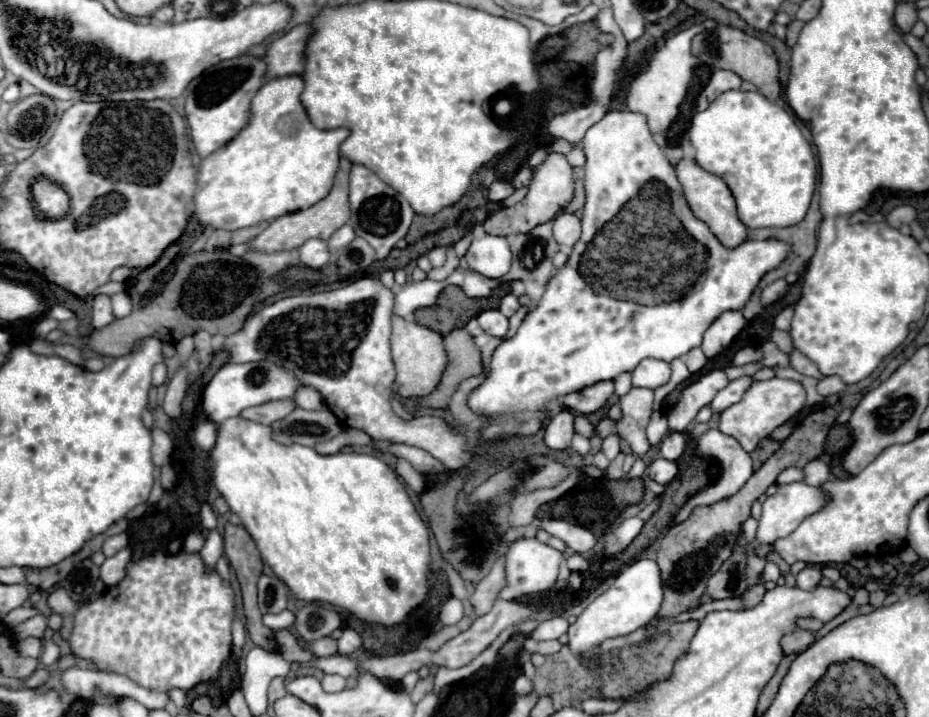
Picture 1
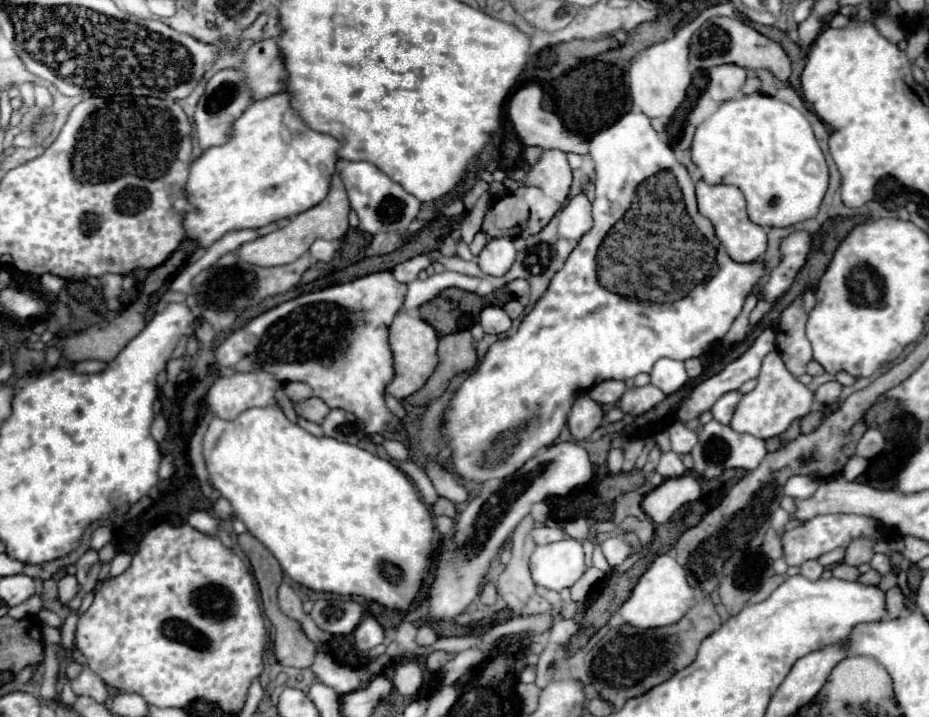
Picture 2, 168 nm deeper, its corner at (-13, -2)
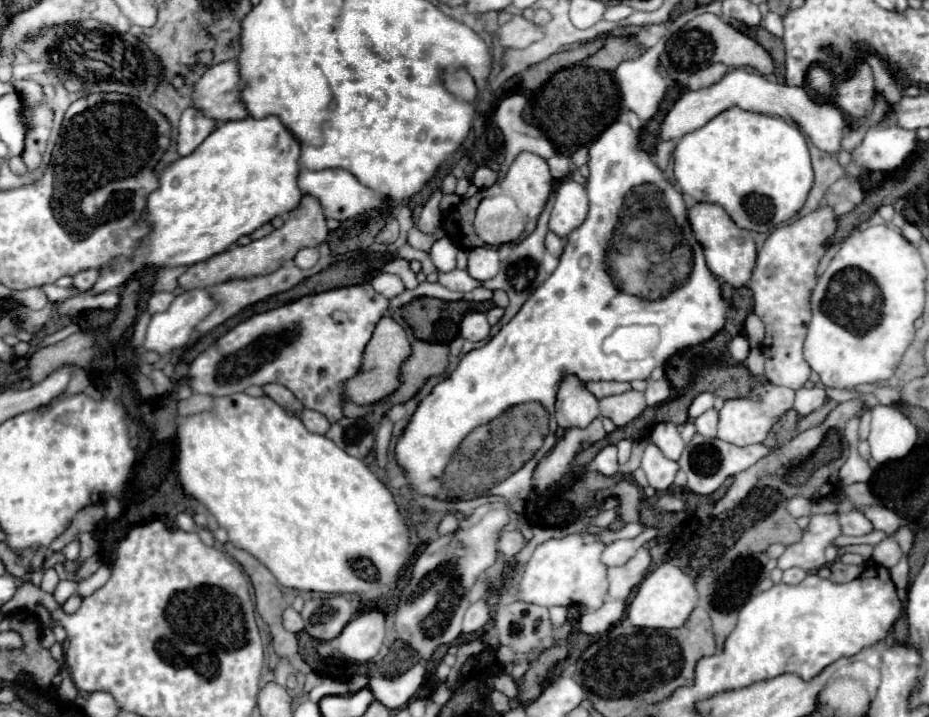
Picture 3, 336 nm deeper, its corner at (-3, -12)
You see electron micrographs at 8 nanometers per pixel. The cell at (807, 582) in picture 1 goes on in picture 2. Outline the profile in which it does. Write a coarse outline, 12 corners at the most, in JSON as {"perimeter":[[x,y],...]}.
{"perimeter":[[805,561],[801,575],[815,581],[823,573],[819,561]]}

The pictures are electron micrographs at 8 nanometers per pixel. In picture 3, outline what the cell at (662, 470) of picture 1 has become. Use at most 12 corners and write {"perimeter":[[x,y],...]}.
{"perimeter":[[649,439],[641,461],[649,485],[665,491],[673,485],[677,463]]}

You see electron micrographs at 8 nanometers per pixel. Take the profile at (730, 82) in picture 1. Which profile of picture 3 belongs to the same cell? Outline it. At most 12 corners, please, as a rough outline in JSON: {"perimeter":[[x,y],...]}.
{"perimeter":[[721,63],[689,77],[689,89],[711,87],[727,73]]}

